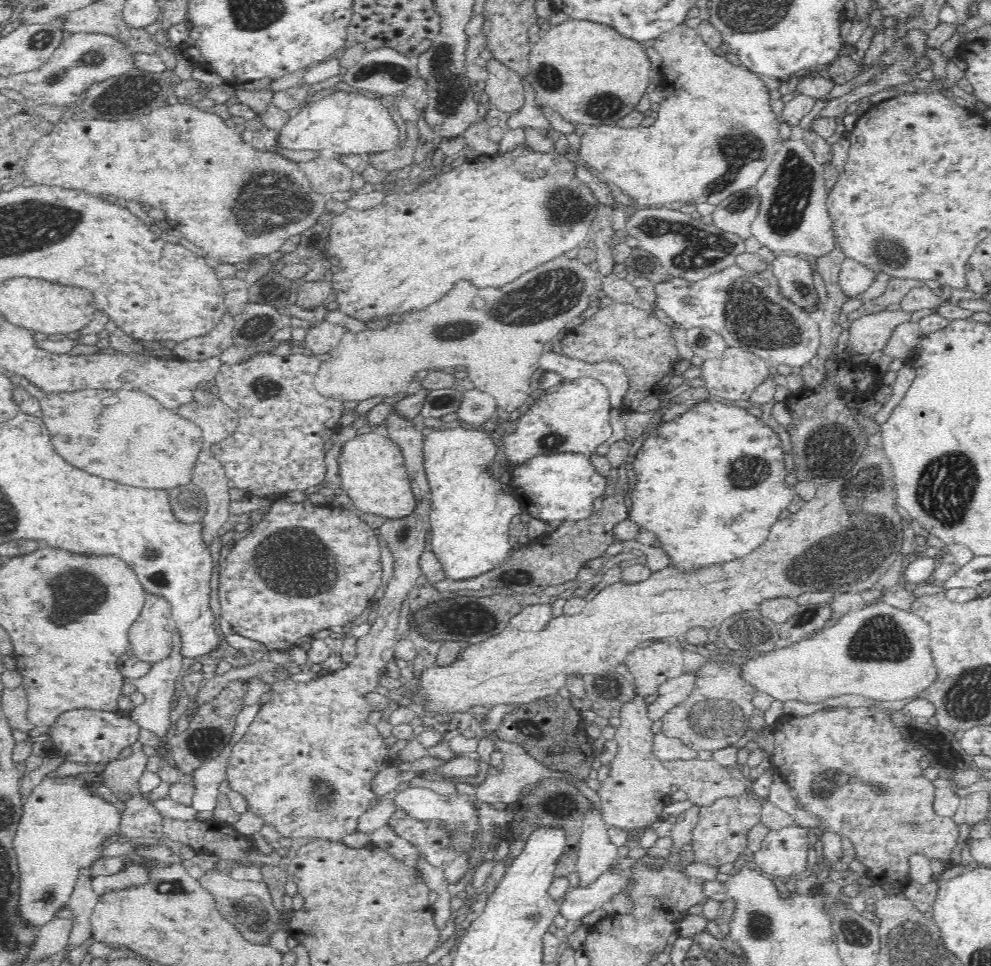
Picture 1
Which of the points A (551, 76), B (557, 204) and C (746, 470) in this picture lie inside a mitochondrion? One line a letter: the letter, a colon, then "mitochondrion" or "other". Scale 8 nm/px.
A: mitochondrion
B: mitochondrion
C: mitochondrion

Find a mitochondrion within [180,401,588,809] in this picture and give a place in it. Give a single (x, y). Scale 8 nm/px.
(304, 568)

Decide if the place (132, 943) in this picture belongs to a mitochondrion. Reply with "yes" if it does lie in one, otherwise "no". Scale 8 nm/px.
no

